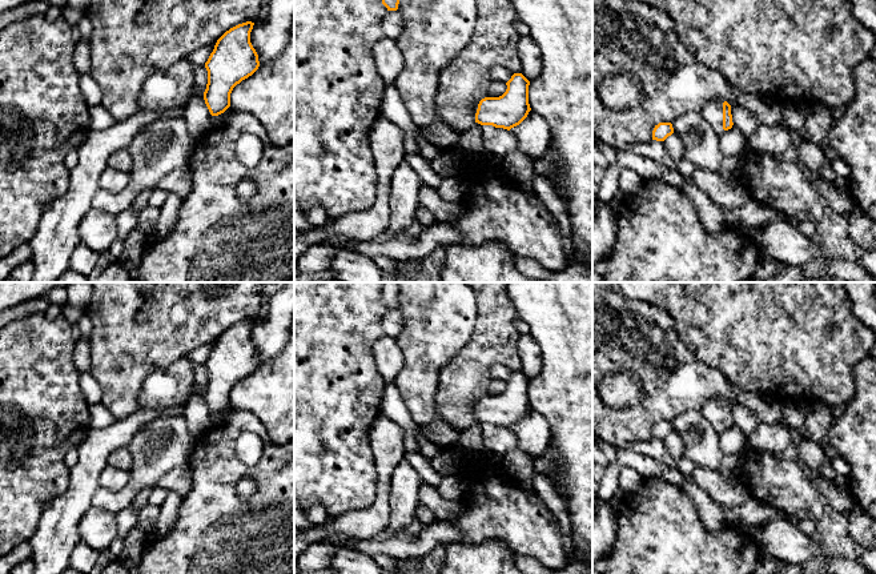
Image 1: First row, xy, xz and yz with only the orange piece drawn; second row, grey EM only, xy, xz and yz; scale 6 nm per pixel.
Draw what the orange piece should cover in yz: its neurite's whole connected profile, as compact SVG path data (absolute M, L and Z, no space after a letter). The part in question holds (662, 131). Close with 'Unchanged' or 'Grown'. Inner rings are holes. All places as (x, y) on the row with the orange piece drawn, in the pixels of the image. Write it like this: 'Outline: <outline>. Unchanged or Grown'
Outline: M659 123L652 131L652 140L664 141L672 133L674 128L671 123Z. Unchanged

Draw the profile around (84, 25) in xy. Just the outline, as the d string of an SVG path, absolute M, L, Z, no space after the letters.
M87 13L83 15L81 20L77 24L77 28L79 28L83 39L85 39L88 43L91 43L93 27L92 27L91 19L88 17Z

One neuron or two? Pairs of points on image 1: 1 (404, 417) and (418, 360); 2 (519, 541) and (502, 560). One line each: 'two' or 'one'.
1: two
2: two

